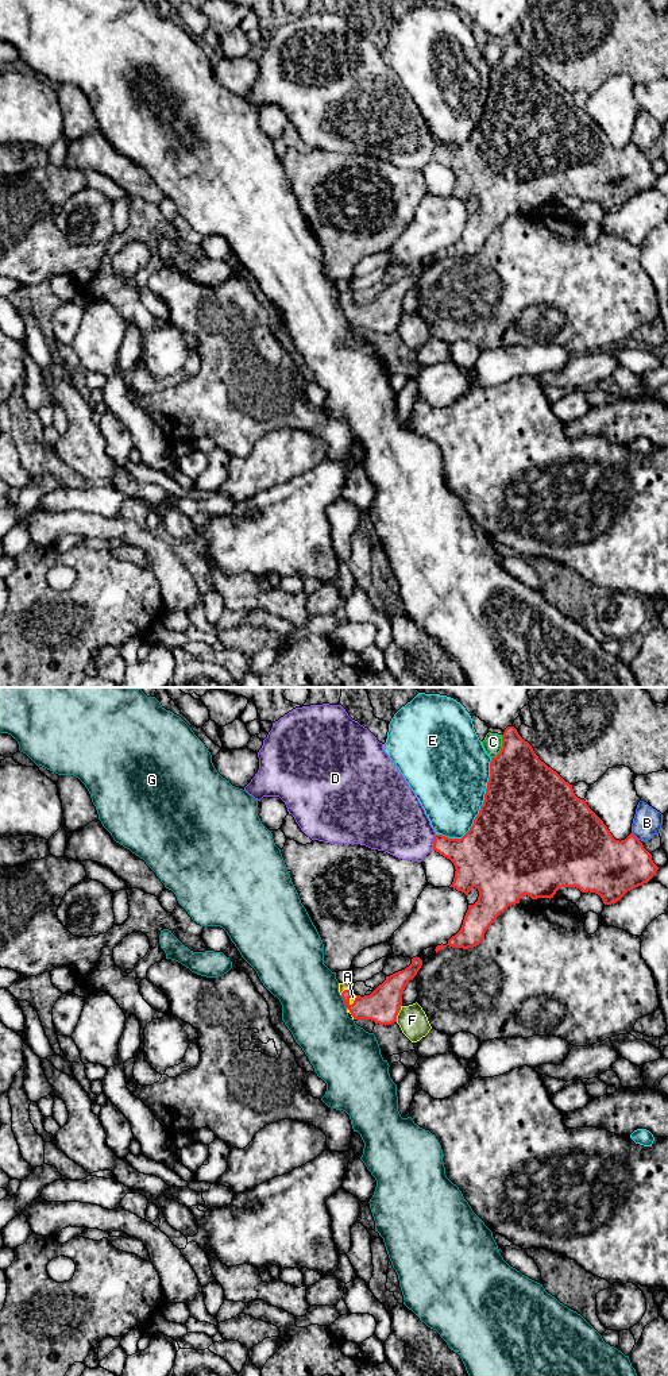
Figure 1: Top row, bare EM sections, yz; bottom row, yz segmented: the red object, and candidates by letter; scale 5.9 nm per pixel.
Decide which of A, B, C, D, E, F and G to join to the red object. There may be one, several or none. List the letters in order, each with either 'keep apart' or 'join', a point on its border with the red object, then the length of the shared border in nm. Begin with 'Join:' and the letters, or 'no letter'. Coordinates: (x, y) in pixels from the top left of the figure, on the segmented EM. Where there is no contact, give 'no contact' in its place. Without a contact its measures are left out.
Join: A
A: join | yz (346, 990) | 80 nm
B: keep apart | yz (634, 836) | 70 nm
C: keep apart | yz (502, 747) | 160 nm
D: keep apart | yz (433, 843) | 100 nm
E: keep apart | yz (479, 810) | 550 nm
F: keep apart | yz (397, 1013) | 110 nm
G: keep apart | yz (344, 1002) | 90 nm

